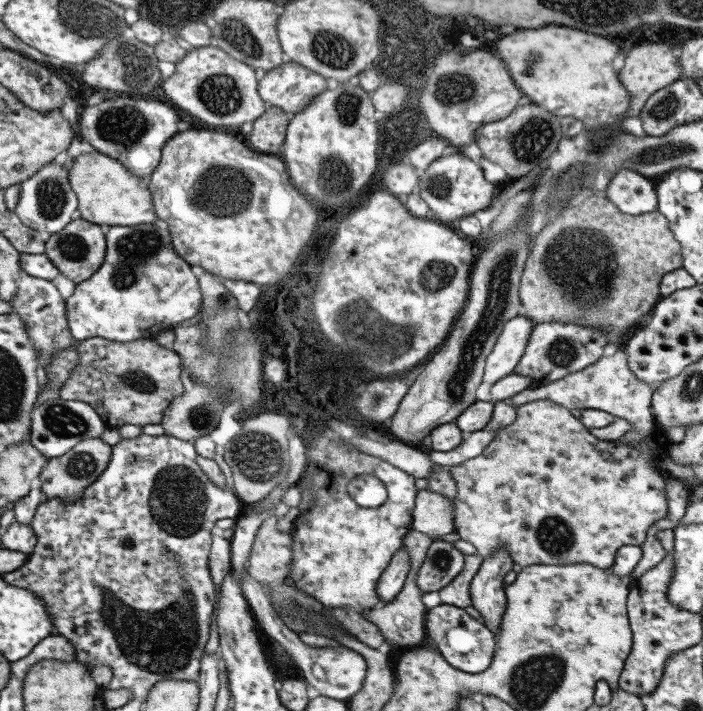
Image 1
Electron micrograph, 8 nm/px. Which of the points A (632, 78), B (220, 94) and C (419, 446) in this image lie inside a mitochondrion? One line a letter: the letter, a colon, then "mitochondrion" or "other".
A: other
B: mitochondrion
C: other

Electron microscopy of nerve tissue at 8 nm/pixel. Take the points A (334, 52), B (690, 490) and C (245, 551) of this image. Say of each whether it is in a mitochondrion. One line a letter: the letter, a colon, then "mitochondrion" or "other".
A: mitochondrion
B: other
C: other

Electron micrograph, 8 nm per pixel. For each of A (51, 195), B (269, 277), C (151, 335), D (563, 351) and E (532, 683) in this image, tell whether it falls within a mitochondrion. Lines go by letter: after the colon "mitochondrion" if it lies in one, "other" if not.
A: mitochondrion
B: other
C: other
D: mitochondrion
E: mitochondrion

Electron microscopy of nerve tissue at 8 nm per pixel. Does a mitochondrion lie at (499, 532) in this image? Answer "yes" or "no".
no

